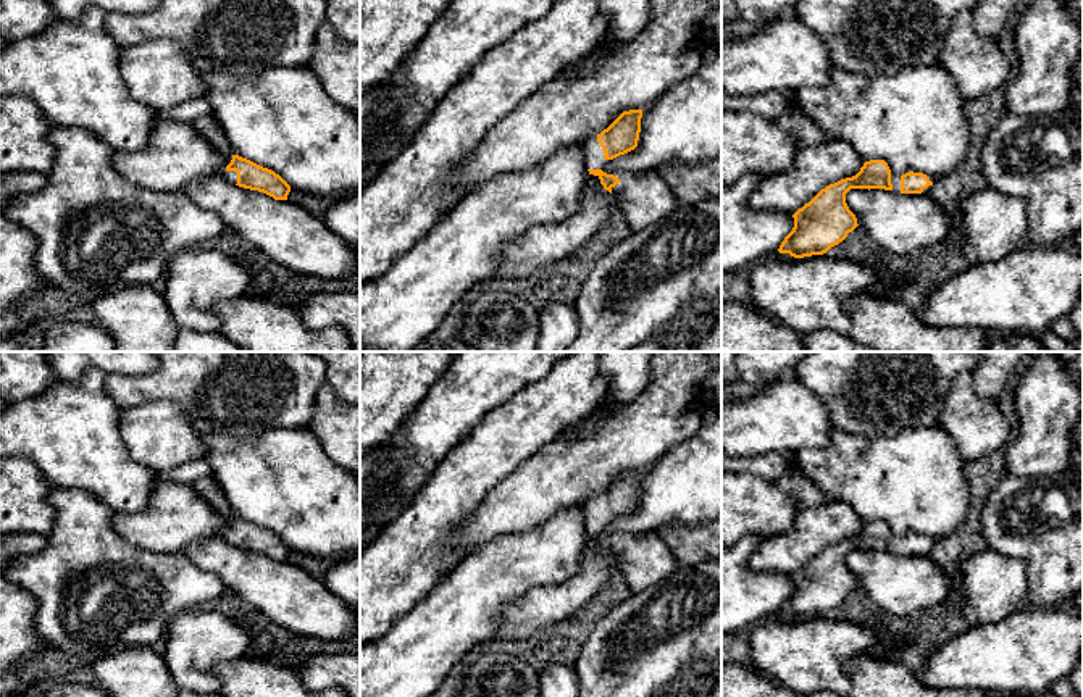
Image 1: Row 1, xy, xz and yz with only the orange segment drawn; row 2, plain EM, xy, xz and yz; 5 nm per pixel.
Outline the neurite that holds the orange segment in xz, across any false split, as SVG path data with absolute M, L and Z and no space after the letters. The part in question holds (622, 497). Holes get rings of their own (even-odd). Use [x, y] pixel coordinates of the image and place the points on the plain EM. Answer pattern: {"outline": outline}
{"outline": "M642 471L623 473L607 490L589 499L583 508L589 536L600 540L633 592L641 592L678 568L670 547L657 531L646 534L613 534L602 531L617 518L638 508Z"}

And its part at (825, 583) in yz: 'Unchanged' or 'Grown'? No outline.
Grown

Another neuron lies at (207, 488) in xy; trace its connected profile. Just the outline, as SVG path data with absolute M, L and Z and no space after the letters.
M211 476L202 478L192 484L192 487L205 499L208 505L218 510L218 513L226 516L234 516L234 511L223 492L223 489L215 482Z

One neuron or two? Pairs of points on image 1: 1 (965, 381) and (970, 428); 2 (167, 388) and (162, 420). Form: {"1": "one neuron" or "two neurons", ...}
{"1": "one neuron", "2": "two neurons"}

